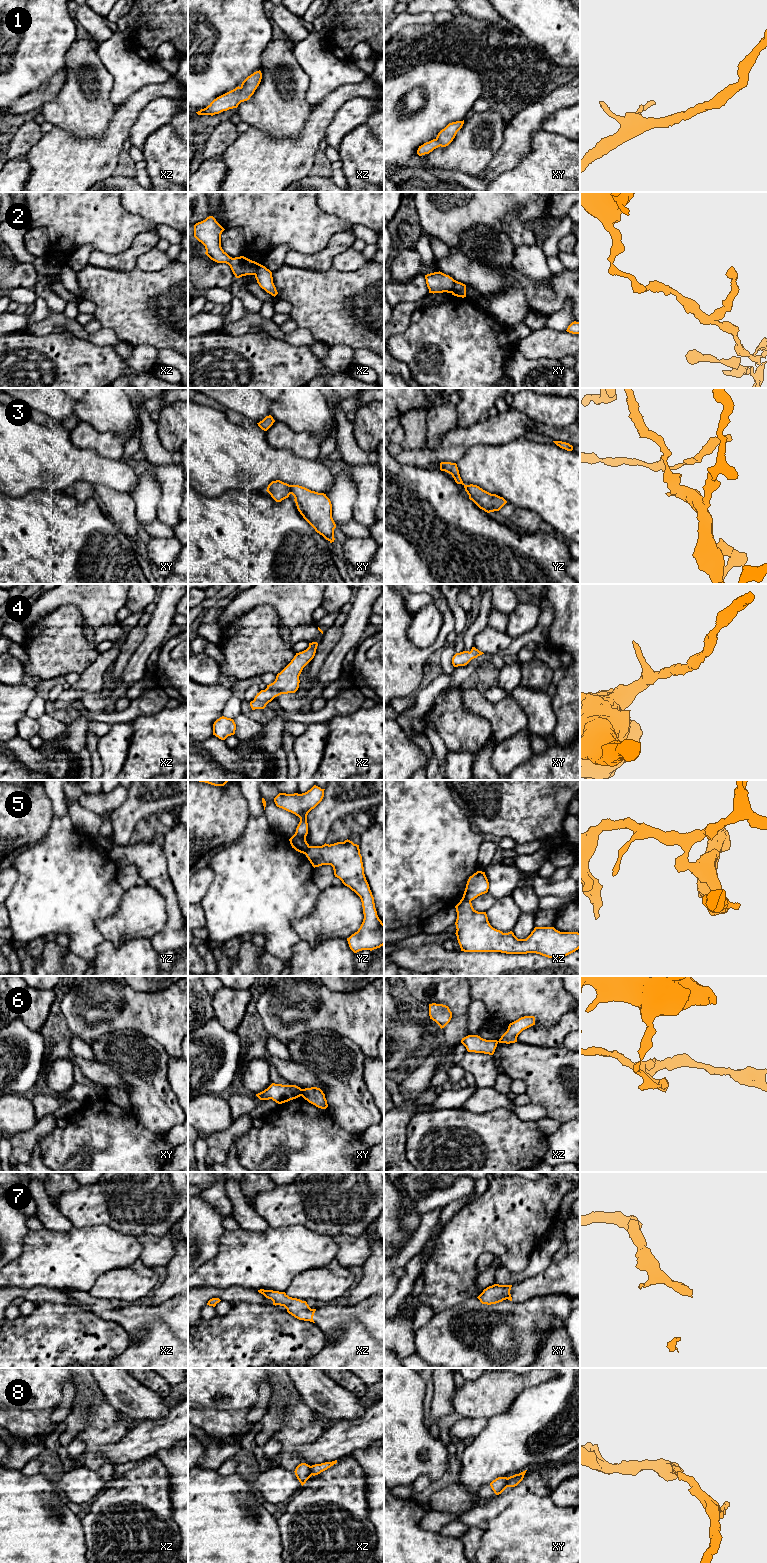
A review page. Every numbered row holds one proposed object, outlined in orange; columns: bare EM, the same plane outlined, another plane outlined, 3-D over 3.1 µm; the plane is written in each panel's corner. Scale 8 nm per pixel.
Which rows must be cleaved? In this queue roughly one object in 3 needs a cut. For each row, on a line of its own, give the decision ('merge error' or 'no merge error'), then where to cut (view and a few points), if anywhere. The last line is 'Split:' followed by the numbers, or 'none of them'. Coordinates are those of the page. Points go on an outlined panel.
1: no merge error; cut none
2: merge error; cut xy (456, 281), (450, 292)
3: merge error; cut xy (290, 485), (289, 493)
4: no merge error; cut none
5: merge error; cut xz (462, 897), (470, 901)
6: merge error; cut xy (302, 1089), (300, 1095)
7: no merge error; cut none
8: merge error; cut xz (310, 1466), (312, 1474)
Split: 2, 3, 5, 6, 8

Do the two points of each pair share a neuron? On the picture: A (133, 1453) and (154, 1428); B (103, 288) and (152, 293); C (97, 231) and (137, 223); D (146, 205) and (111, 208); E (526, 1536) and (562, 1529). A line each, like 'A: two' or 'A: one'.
A: one
B: one
C: one
D: two
E: one

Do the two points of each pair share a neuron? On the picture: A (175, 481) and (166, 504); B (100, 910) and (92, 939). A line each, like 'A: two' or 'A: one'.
A: one
B: one

